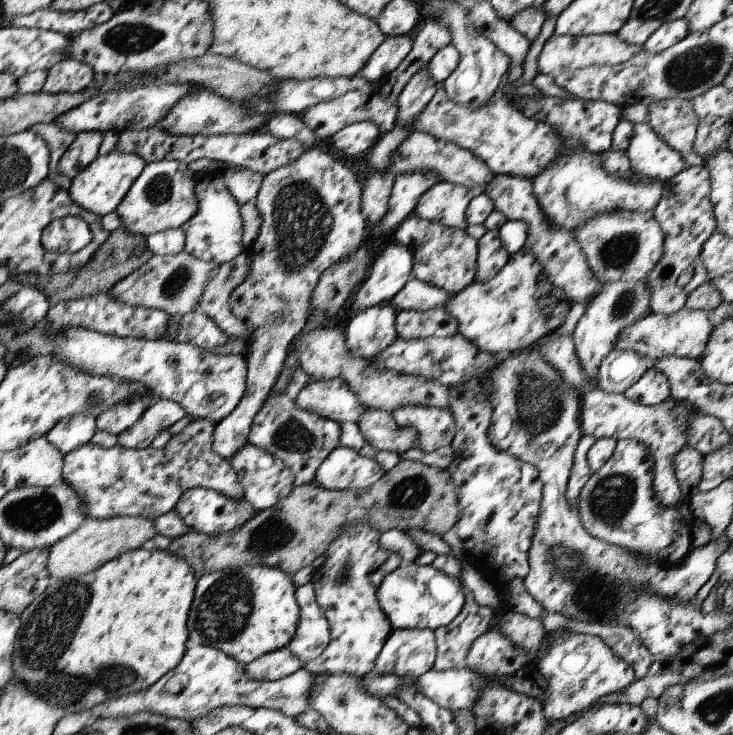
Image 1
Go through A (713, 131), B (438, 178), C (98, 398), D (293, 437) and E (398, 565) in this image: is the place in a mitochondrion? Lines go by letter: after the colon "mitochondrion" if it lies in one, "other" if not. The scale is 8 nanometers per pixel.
A: other
B: other
C: mitochondrion
D: mitochondrion
E: other

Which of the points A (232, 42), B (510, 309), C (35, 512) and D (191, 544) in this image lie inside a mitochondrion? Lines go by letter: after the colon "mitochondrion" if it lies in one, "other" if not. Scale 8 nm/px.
A: mitochondrion
B: other
C: mitochondrion
D: other

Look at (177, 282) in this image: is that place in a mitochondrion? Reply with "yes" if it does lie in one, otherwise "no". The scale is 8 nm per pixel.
yes

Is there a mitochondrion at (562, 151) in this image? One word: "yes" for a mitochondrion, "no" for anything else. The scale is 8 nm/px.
no

